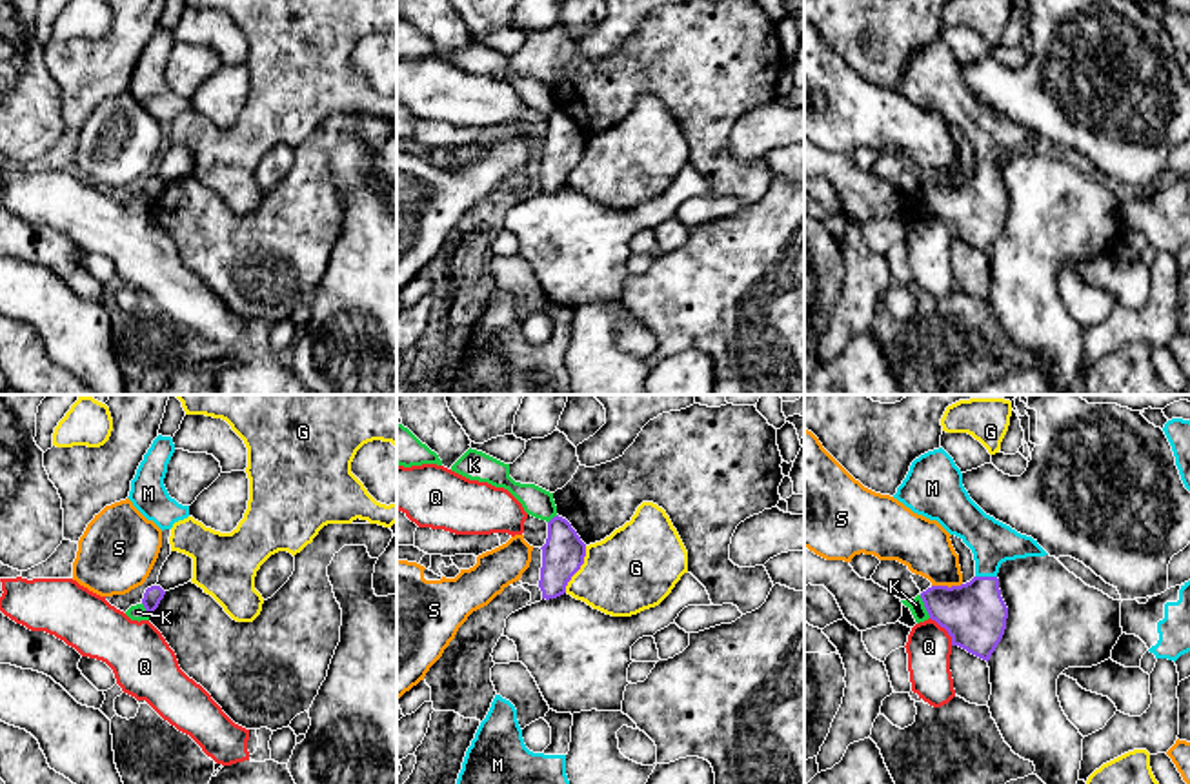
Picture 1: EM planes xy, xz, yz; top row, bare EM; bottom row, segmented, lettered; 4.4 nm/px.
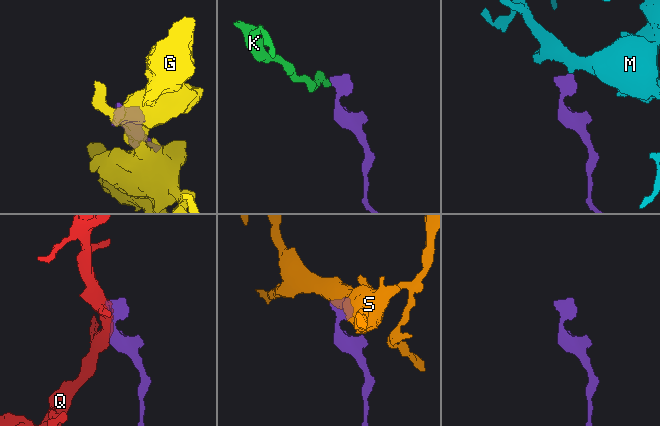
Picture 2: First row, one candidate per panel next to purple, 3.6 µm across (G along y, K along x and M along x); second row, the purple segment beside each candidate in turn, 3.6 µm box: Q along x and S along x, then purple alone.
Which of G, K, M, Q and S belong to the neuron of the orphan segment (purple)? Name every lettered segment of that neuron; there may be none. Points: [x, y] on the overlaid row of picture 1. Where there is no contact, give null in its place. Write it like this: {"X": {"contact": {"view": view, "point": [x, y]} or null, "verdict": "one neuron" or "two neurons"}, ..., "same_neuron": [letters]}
{"G": {"contact": {"view": "xz", "point": [579, 568]}, "verdict": "two neurons"}, "K": {"contact": {"view": "yz", "point": [925, 606]}, "verdict": "two neurons"}, "M": {"contact": {"view": "yz", "point": [987, 577]}, "verdict": "one neuron"}, "Q": {"contact": {"view": "yz", "point": [945, 628]}, "verdict": "two neurons"}, "S": {"contact": {"view": "yz", "point": [947, 586]}, "verdict": "two neurons"}, "same_neuron": ["M"]}

